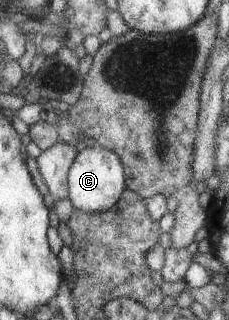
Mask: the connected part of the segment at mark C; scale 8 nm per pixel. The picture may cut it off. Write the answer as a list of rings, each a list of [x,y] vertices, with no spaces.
[[[100,145],[81,146],[67,173],[68,198],[78,211],[97,213],[116,205],[125,187],[122,162],[110,151]]]

